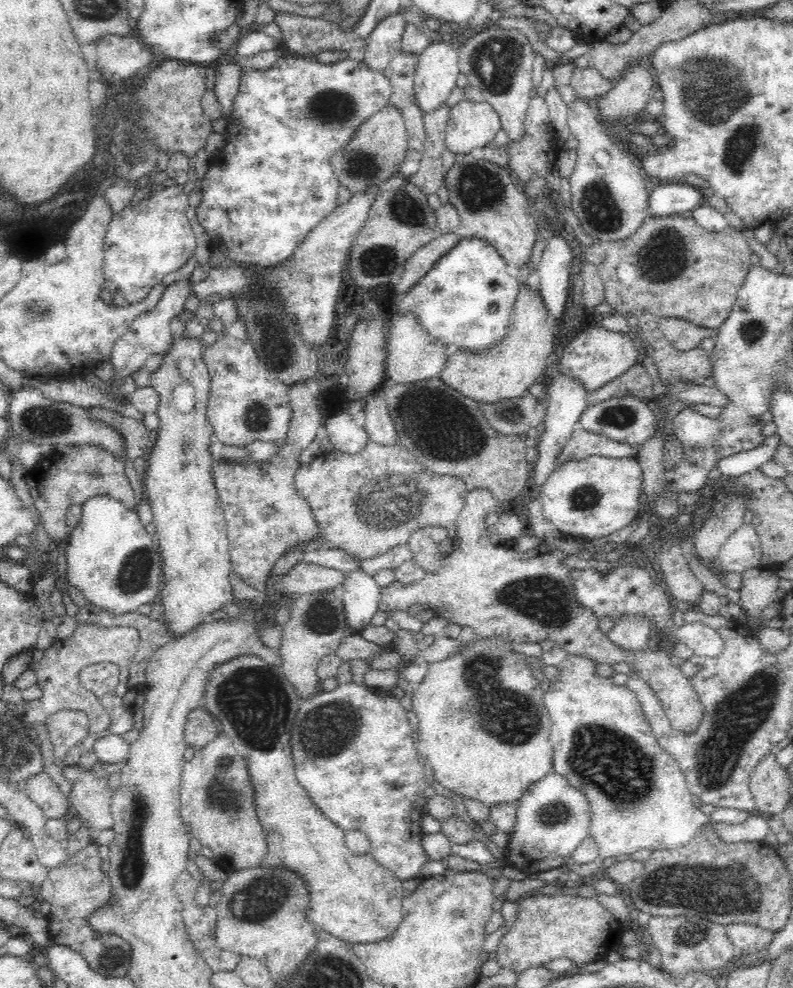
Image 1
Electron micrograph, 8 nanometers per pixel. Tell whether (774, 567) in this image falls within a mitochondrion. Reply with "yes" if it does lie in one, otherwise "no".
no

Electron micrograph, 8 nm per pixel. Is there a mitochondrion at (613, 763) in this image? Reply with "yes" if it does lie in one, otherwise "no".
yes

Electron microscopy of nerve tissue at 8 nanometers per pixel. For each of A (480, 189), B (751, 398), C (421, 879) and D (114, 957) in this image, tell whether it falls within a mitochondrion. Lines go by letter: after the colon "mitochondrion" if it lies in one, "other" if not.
A: mitochondrion
B: other
C: other
D: mitochondrion

